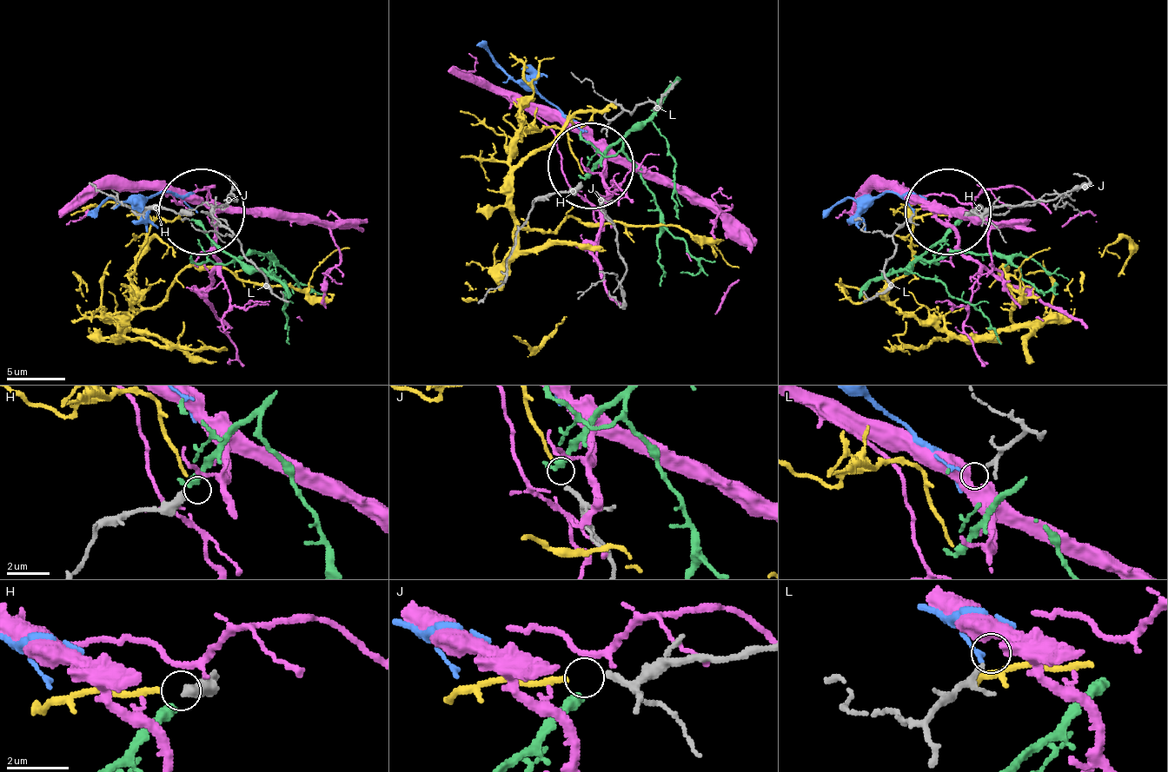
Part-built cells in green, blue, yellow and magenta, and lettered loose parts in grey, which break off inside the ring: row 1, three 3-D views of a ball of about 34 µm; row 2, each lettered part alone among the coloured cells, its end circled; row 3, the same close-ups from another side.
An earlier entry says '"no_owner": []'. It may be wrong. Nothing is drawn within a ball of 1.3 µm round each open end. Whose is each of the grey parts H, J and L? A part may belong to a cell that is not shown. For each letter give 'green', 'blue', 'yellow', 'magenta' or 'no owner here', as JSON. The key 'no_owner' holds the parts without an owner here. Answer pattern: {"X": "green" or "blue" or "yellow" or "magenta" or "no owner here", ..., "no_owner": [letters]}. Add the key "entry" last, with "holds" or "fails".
{"H": "green", "J": "yellow", "L": "magenta", "no_owner": [], "entry": "holds"}

